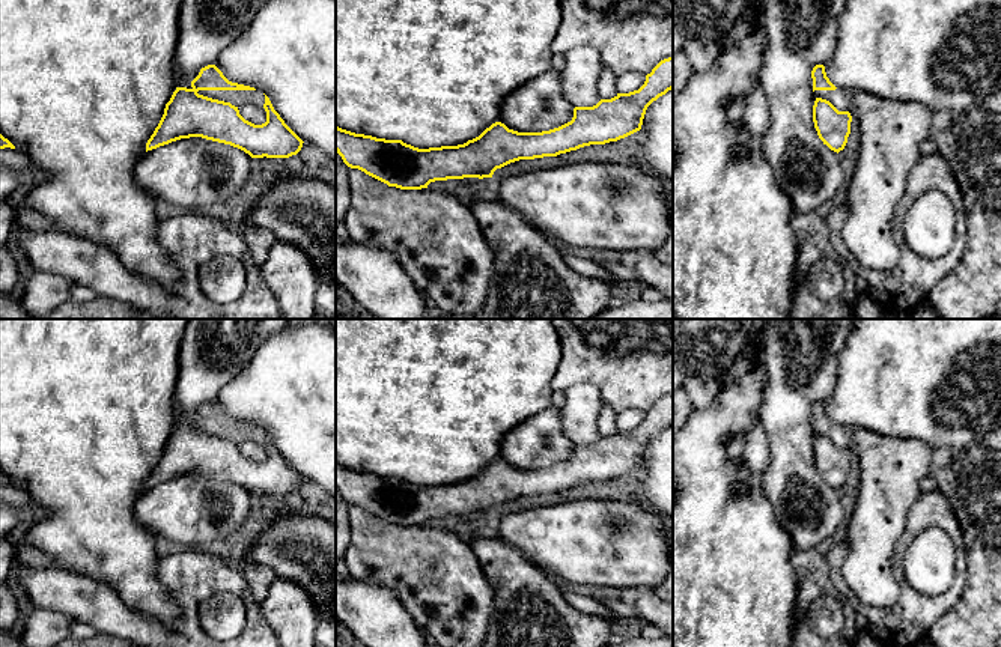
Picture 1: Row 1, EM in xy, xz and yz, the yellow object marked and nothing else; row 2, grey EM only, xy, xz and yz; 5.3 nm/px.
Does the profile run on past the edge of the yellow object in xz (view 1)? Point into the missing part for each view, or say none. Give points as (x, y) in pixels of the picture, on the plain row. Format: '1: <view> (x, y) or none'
1: none

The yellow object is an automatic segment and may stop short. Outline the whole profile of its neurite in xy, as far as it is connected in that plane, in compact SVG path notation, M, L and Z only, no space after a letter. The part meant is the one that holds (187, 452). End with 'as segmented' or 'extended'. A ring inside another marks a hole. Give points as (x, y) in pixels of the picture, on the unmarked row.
M215 402L202 405L193 418L178 411L176 423L158 463L146 480L146 489L190 474L230 481L251 495L289 495L301 488L304 478L284 460L269 435L254 424L229 418ZM245 441L262 442L266 459L254 462L245 457L238 447Z; extended

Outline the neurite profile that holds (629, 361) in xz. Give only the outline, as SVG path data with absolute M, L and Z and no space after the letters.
M551 319L551 322L563 348L561 361L551 379L552 390L564 393L572 385L592 384L599 390L602 403L616 414L625 409L650 411L661 397L673 394L673 319Z

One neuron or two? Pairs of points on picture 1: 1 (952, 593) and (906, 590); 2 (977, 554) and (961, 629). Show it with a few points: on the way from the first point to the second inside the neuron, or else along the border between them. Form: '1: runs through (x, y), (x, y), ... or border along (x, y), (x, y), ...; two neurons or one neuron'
1: runs through (941, 602), (917, 601); one neuron
2: runs through (977, 572), (977, 611); one neuron

